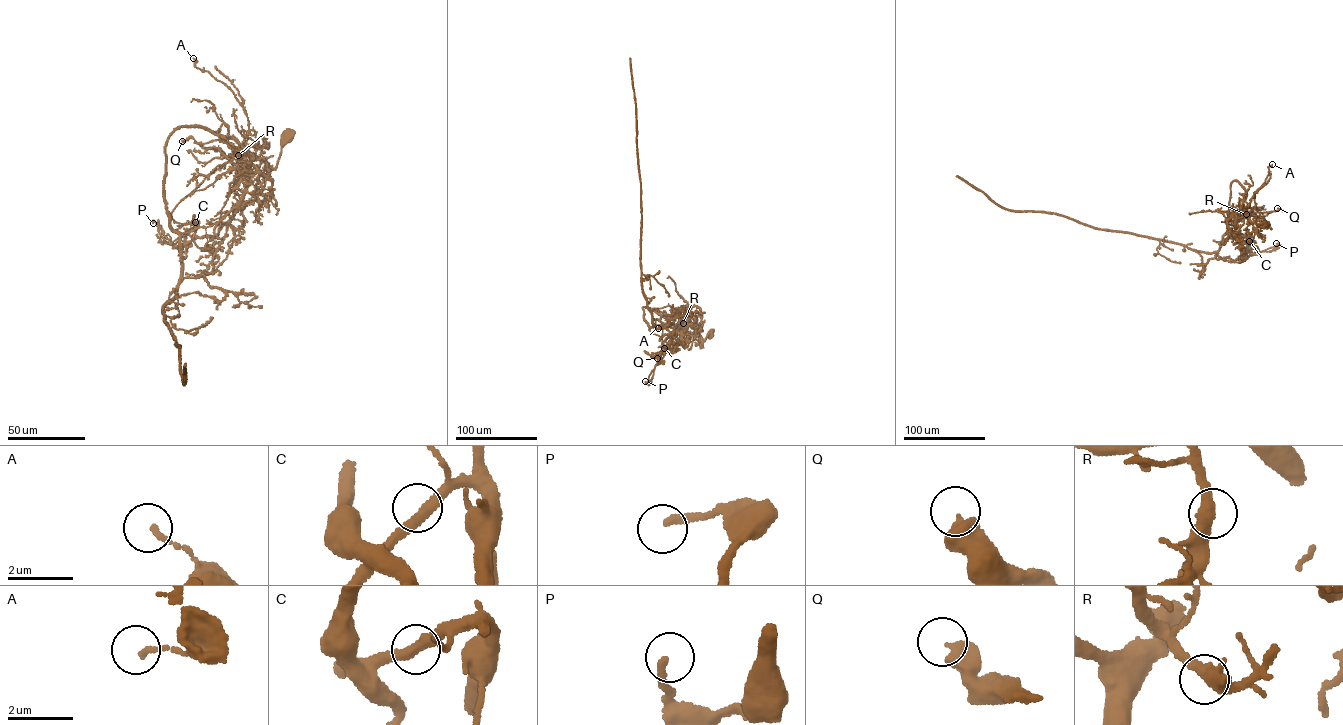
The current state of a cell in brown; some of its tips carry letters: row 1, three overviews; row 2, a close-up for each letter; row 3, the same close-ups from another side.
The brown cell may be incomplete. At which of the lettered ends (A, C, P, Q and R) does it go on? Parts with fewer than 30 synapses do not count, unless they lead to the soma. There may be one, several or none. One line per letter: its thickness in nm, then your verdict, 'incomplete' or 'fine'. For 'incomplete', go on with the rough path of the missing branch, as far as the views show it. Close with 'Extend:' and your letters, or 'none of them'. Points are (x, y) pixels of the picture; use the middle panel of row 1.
A: calibre 140 nm; fine
C: calibre 320 nm; fine
P: calibre 220 nm; fine
Q: calibre 550 nm; fine
R: calibre 360 nm; fine
Extend: none of them

